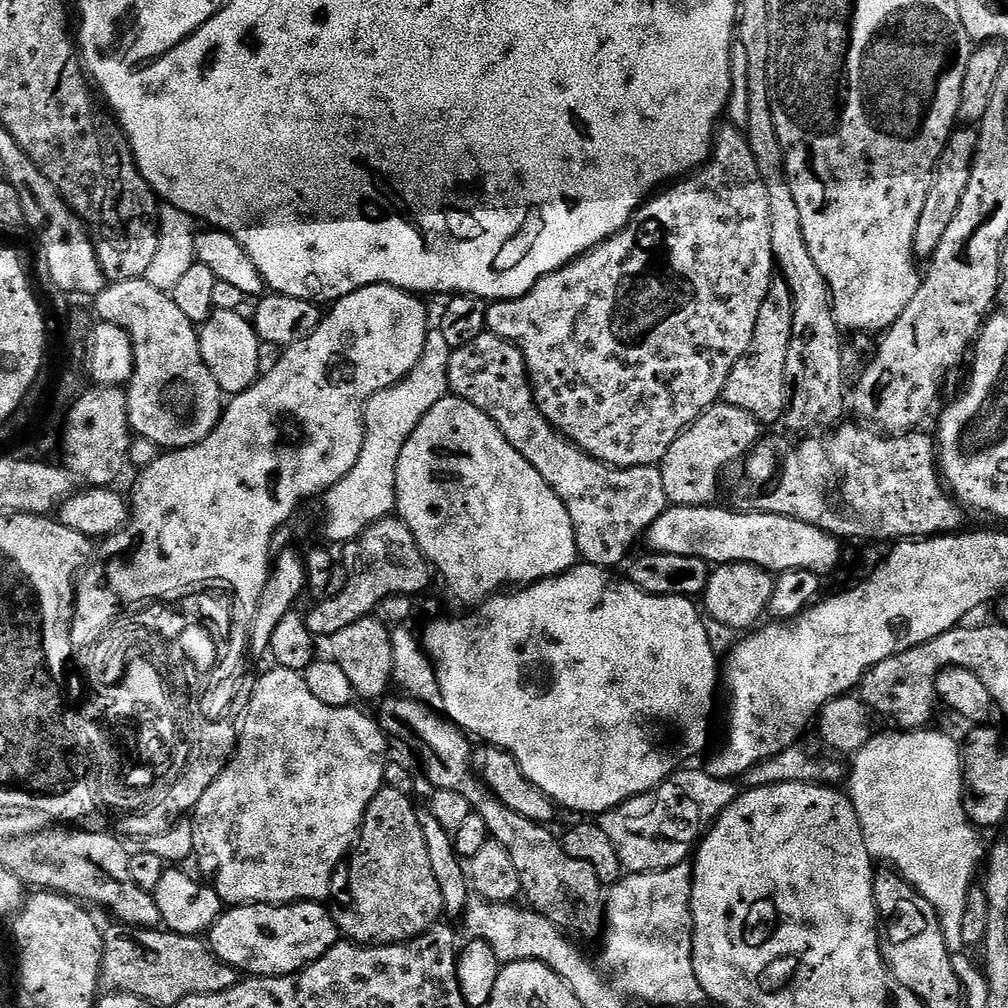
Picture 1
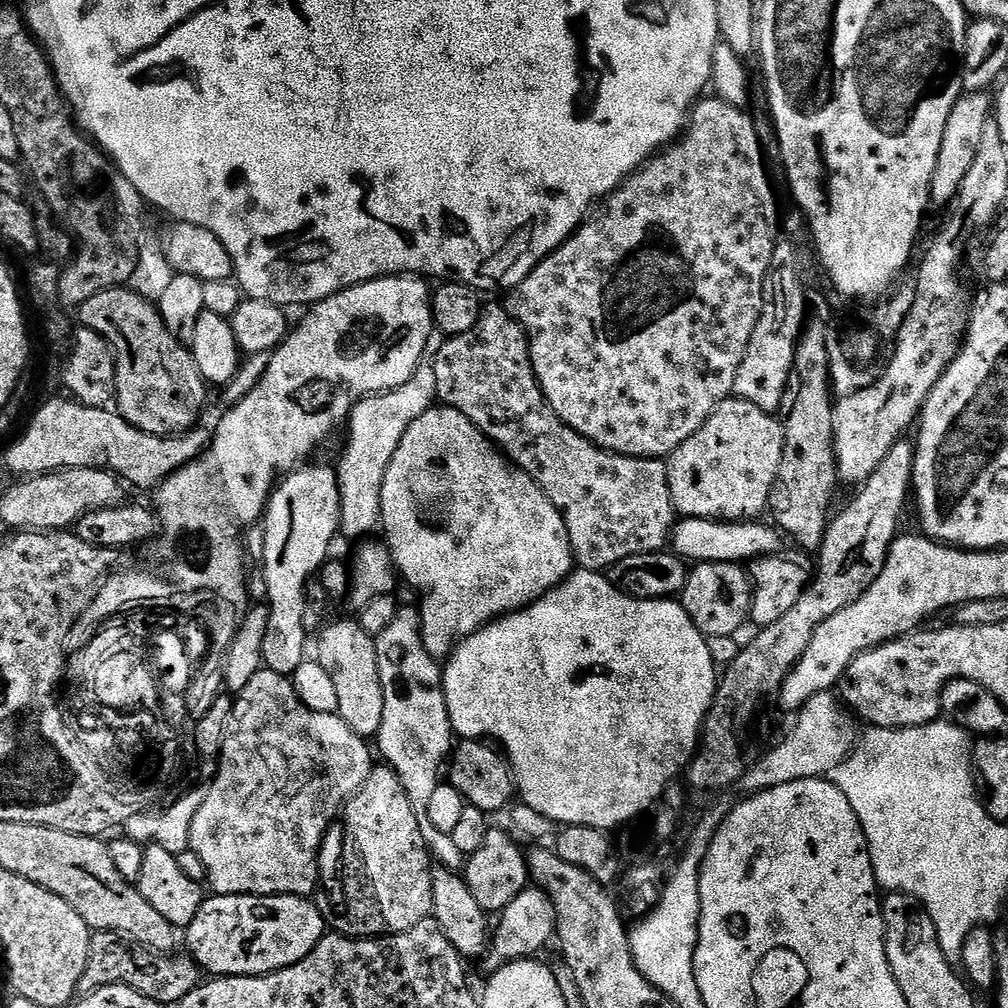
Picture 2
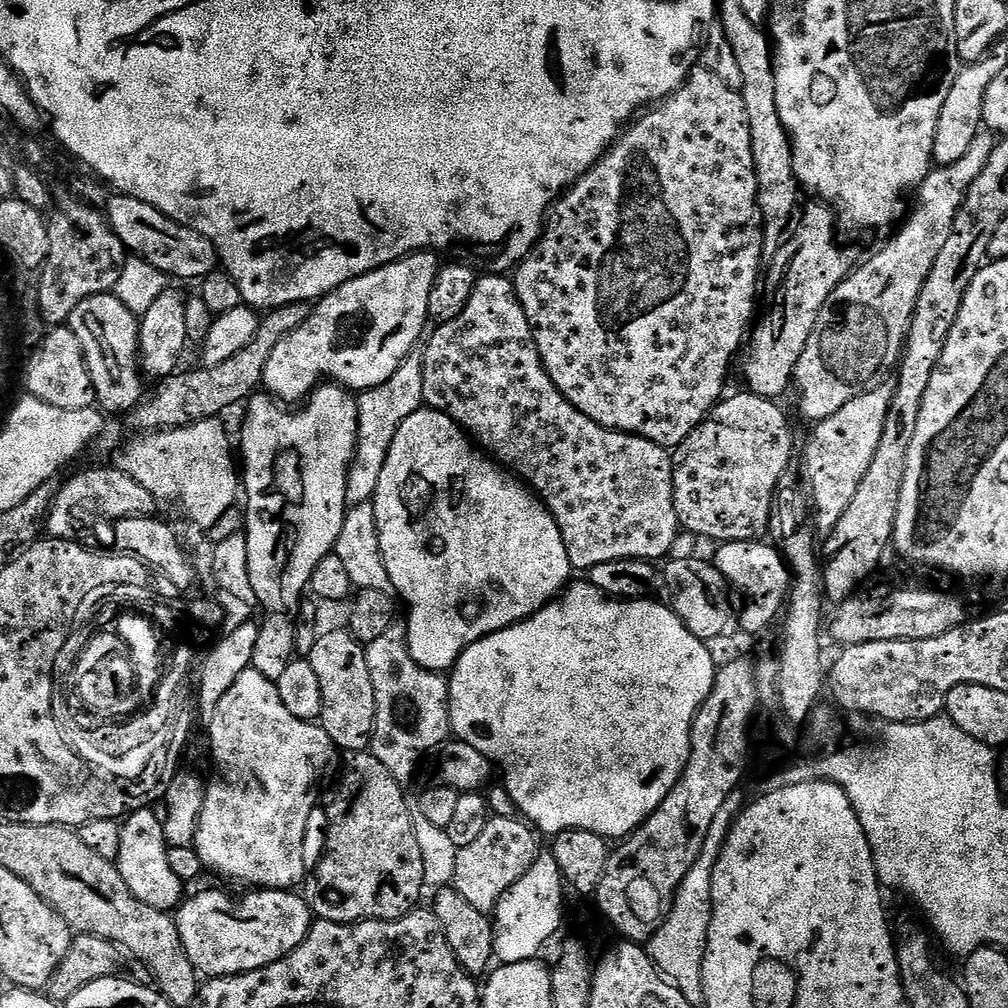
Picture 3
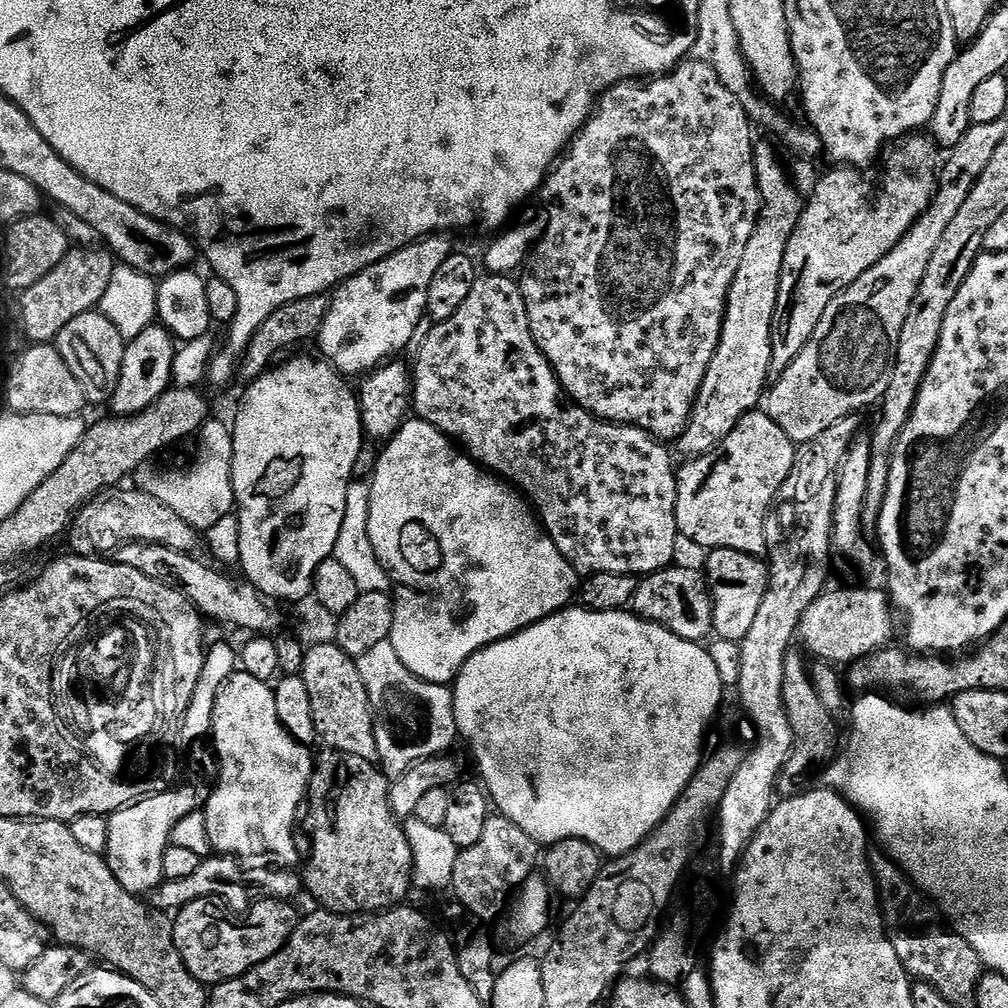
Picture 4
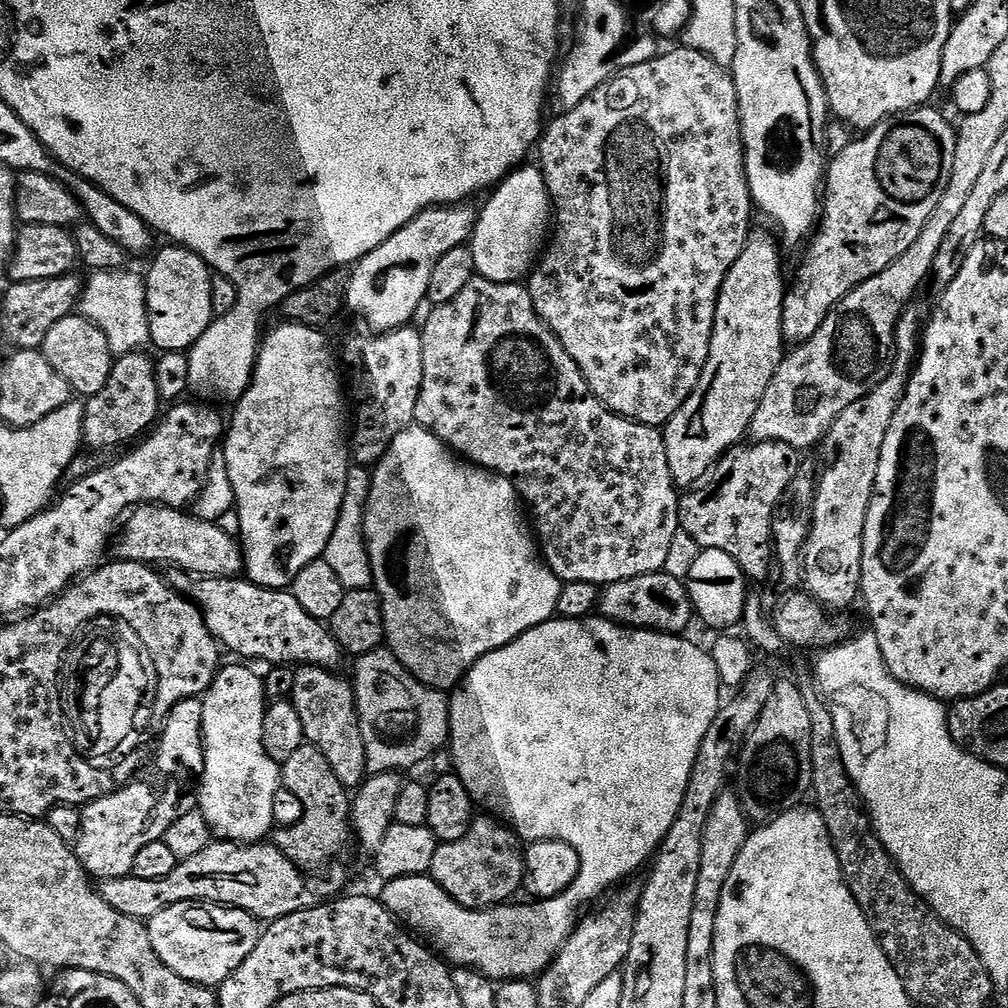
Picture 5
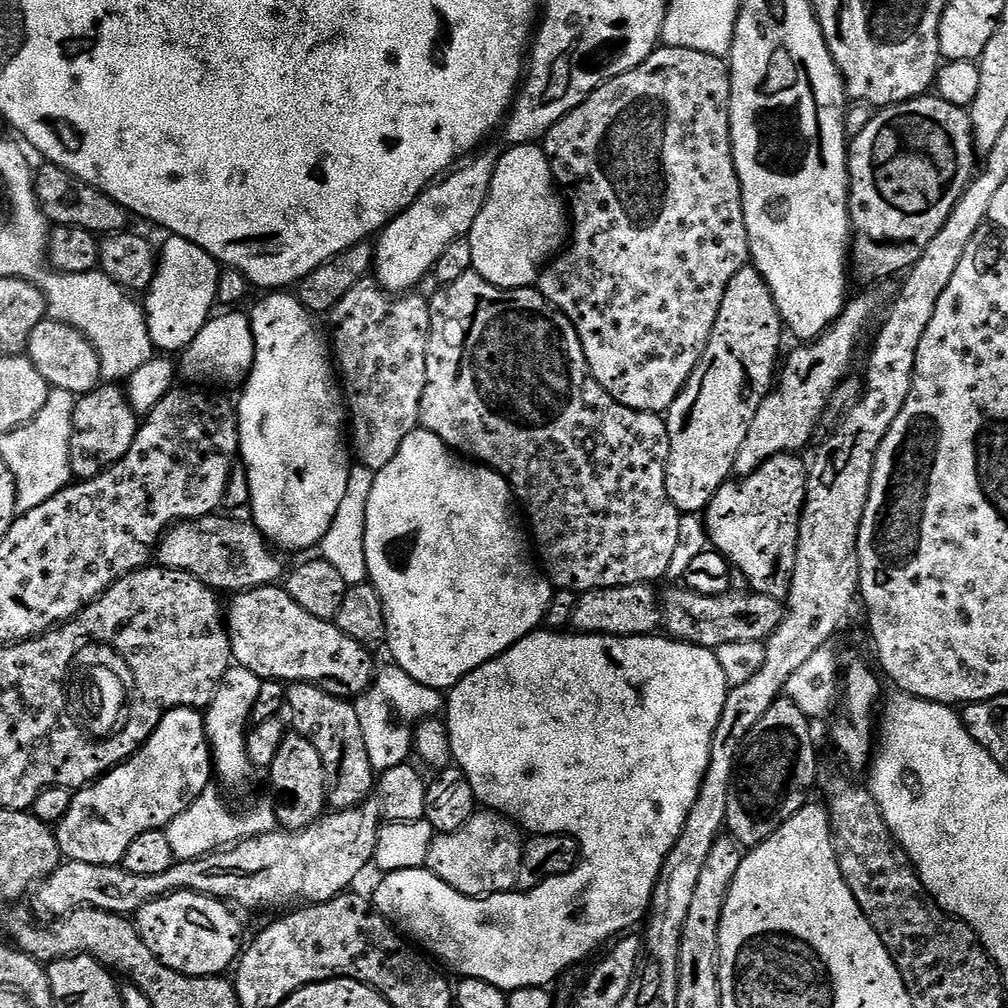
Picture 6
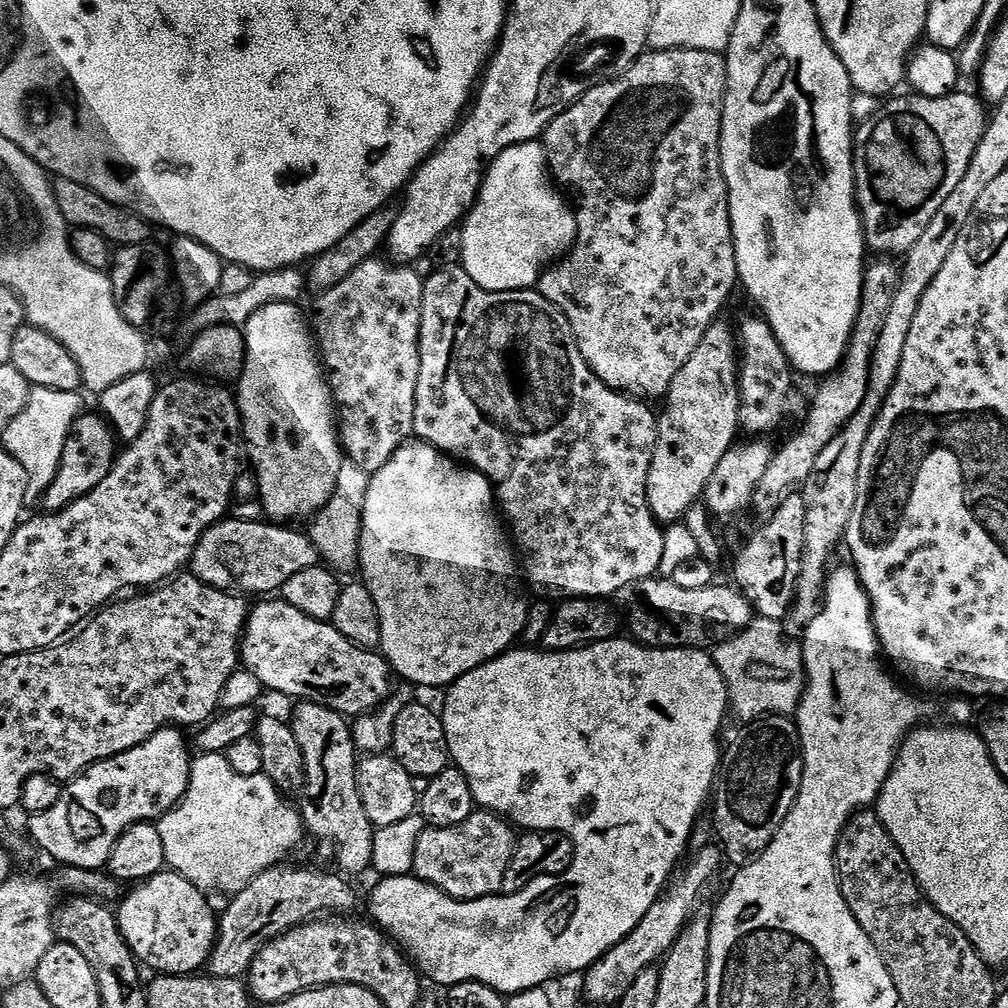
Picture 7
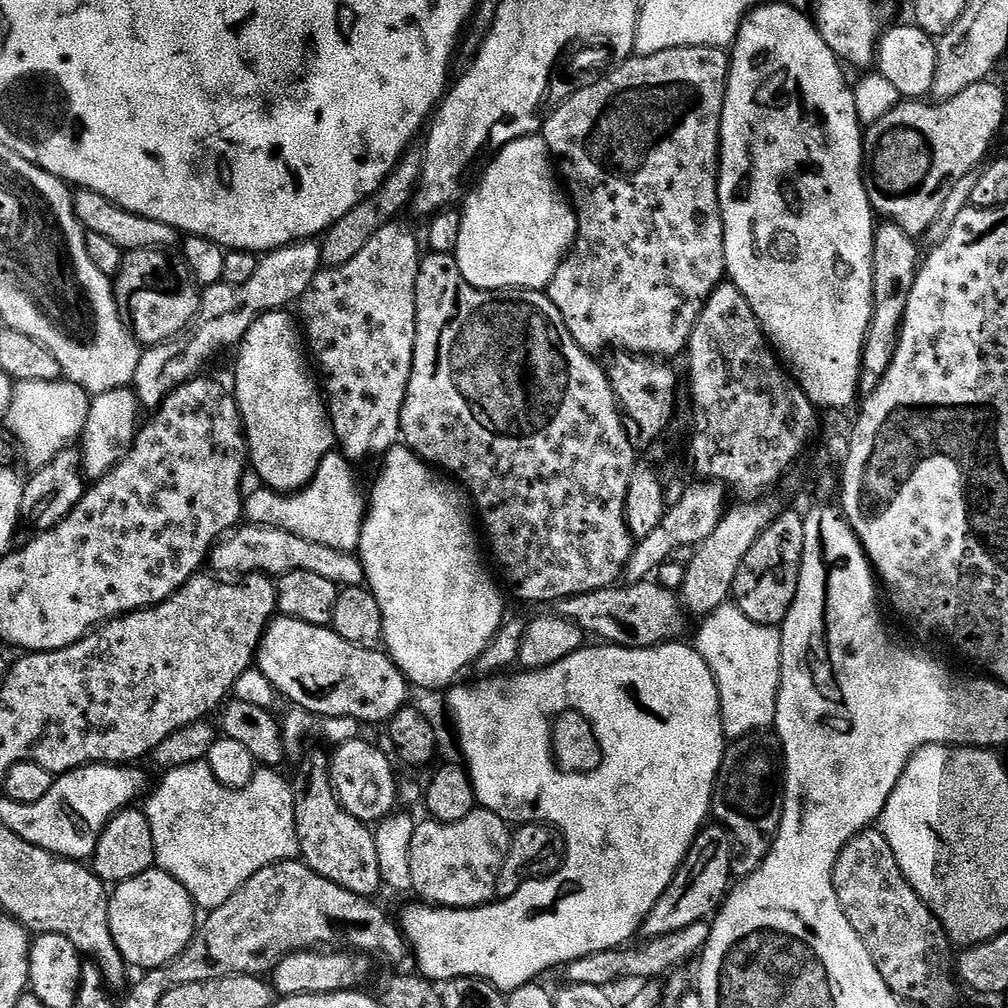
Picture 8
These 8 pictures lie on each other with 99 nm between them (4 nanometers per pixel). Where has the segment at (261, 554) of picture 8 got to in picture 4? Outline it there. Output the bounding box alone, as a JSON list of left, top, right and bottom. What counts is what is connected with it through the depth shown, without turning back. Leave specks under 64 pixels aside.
[66,486,196,556]

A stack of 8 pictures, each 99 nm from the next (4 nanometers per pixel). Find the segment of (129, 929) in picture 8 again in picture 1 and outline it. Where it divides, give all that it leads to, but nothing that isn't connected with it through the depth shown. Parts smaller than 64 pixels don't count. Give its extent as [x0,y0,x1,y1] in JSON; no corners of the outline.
[206,902,338,978]

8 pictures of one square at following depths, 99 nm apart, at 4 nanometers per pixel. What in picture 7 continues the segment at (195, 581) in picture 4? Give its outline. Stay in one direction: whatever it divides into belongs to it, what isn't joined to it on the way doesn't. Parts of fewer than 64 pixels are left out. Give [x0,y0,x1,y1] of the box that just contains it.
[240,598,393,718]

